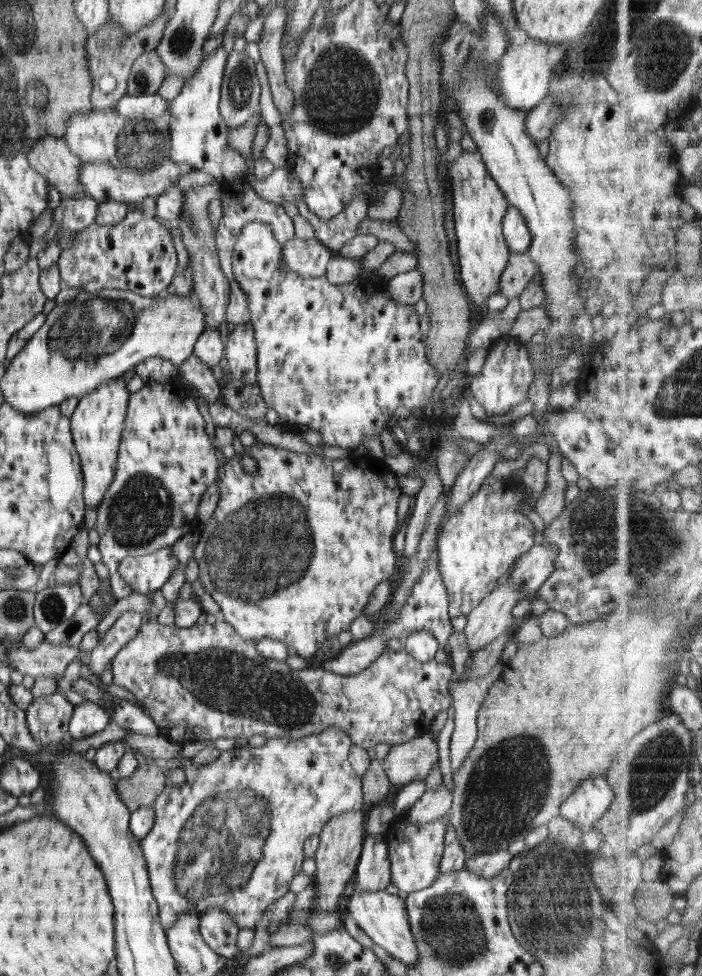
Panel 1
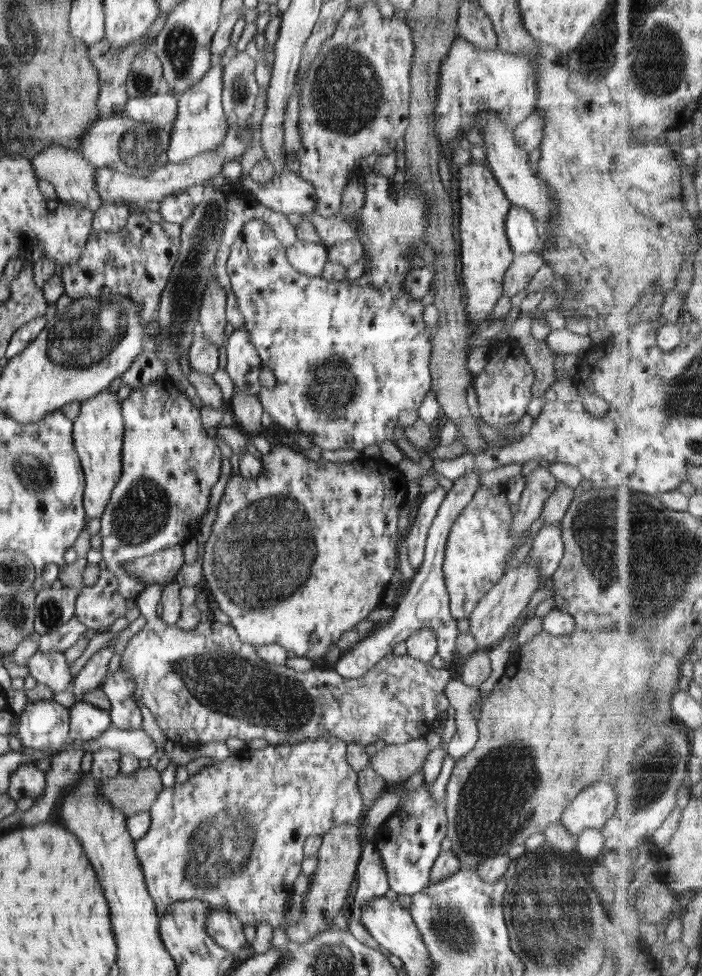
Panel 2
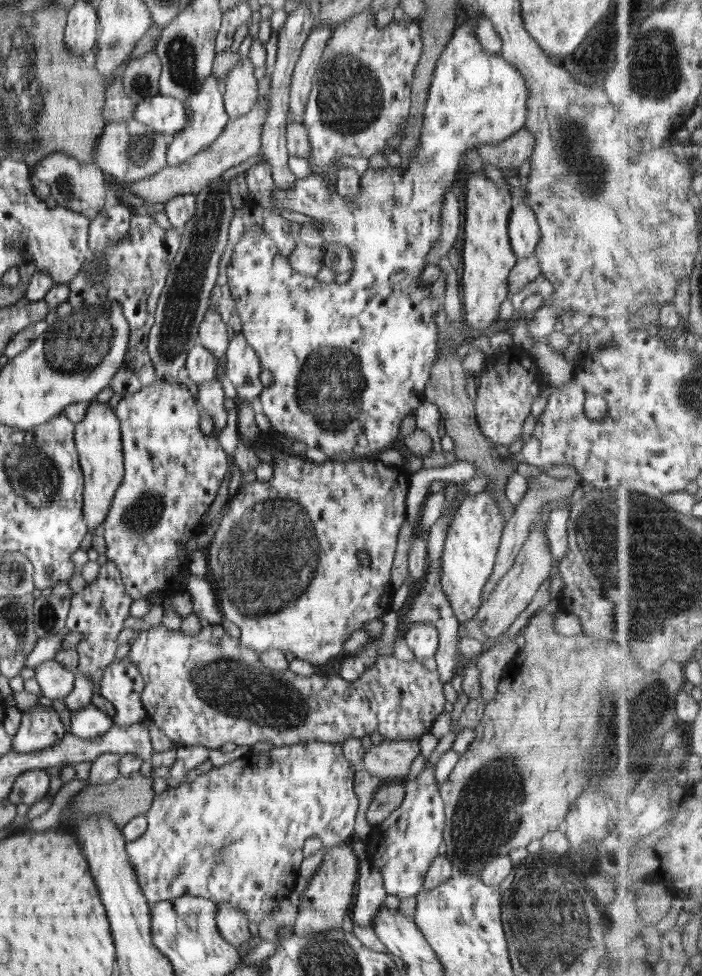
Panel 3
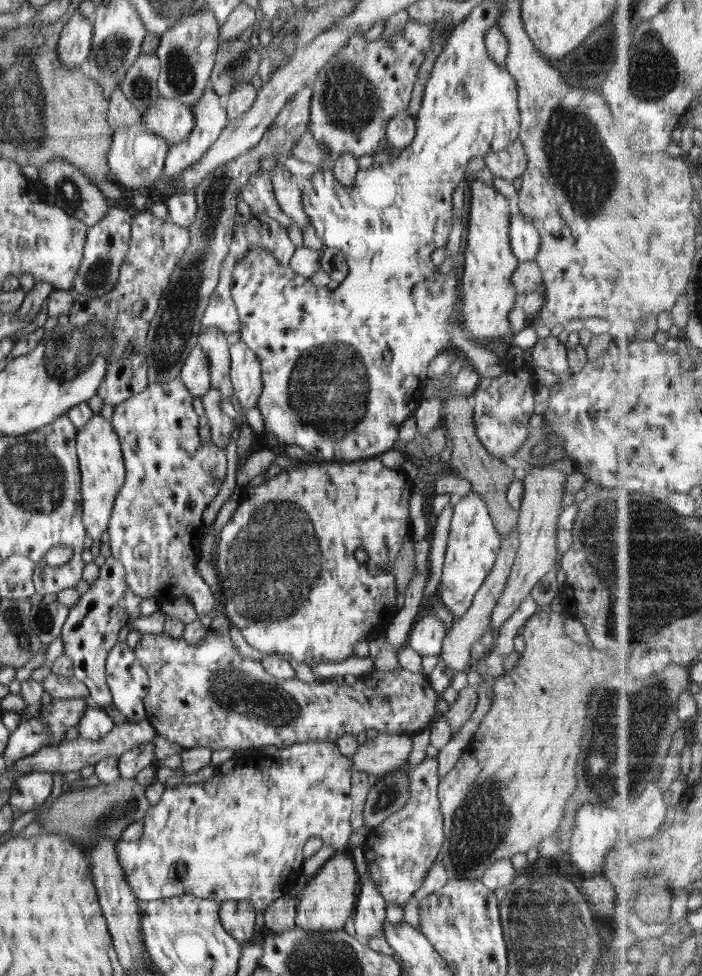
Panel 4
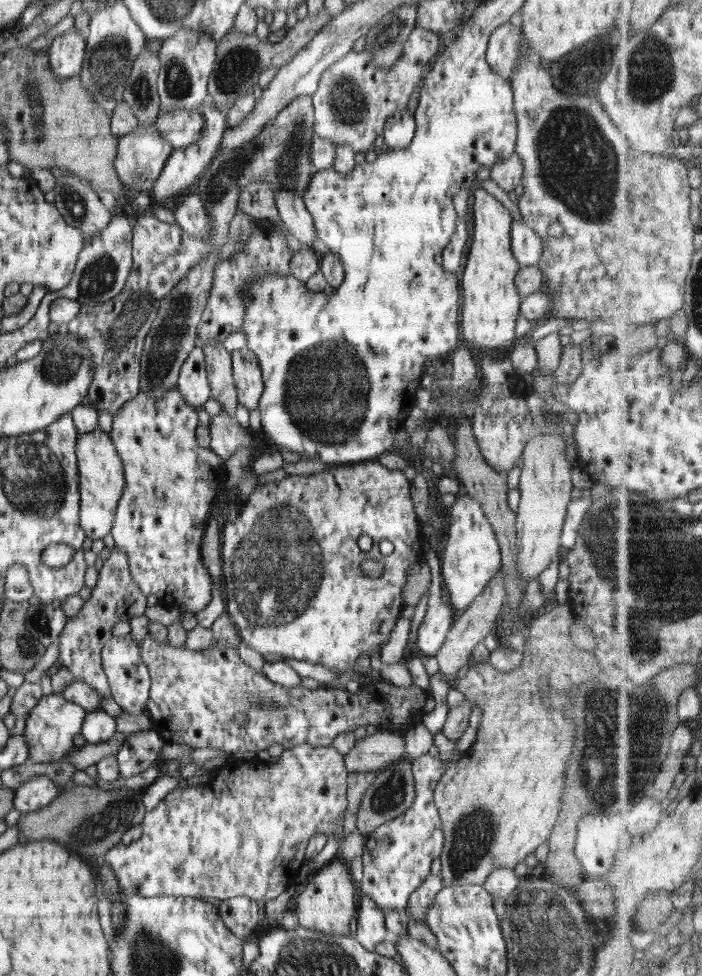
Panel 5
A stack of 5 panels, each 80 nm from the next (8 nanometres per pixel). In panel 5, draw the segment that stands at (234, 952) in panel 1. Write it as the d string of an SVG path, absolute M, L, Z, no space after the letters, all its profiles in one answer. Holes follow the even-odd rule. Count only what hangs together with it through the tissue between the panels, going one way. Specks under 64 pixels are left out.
M234 897L220 904L220 918L228 930L242 940L246 940L256 925L258 926L259 906L256 903L248 897Z

